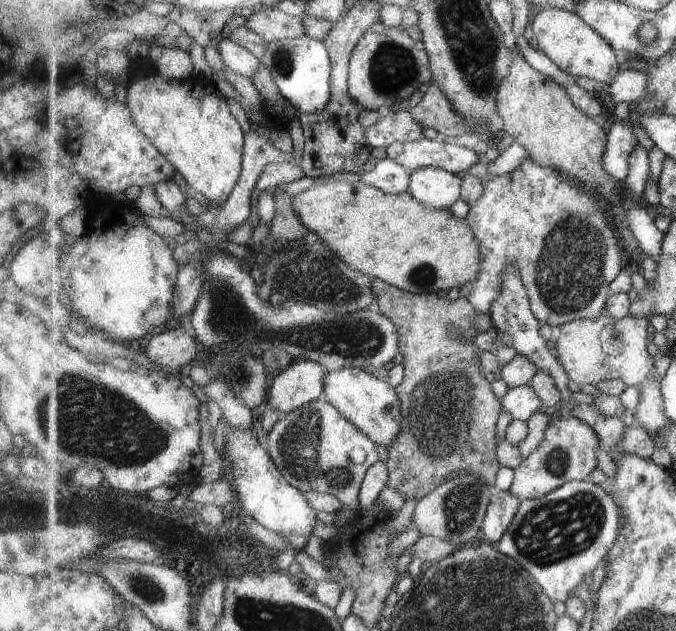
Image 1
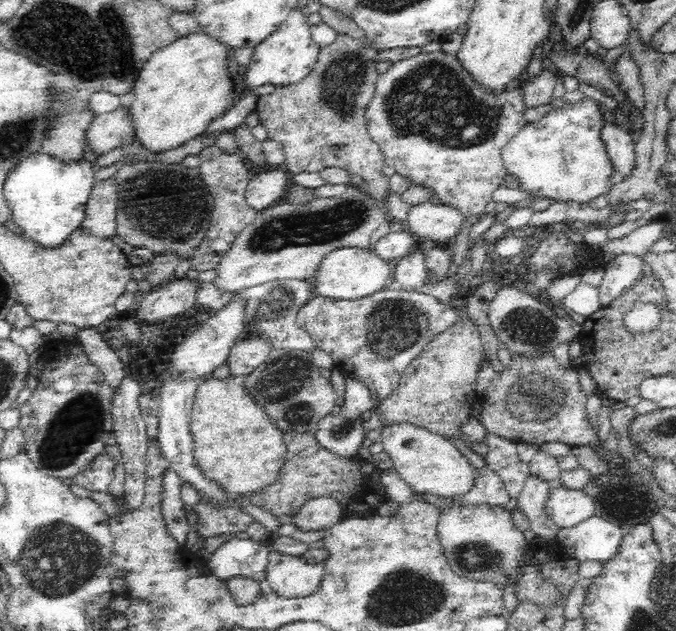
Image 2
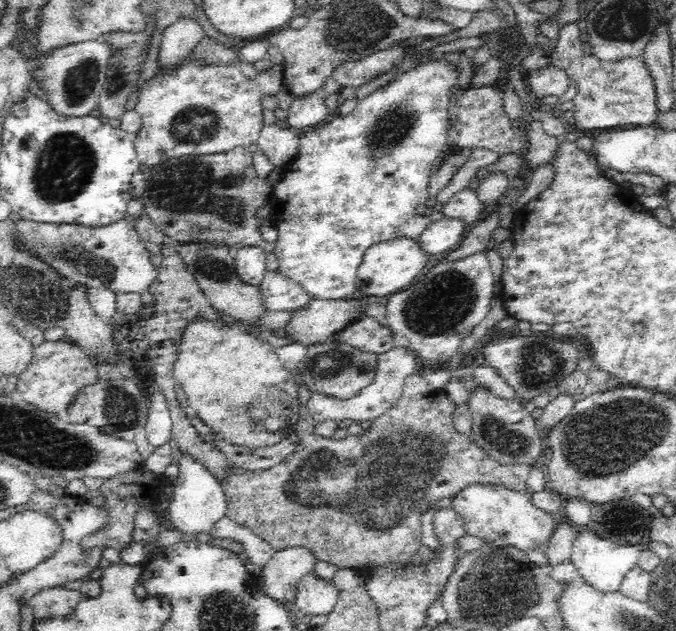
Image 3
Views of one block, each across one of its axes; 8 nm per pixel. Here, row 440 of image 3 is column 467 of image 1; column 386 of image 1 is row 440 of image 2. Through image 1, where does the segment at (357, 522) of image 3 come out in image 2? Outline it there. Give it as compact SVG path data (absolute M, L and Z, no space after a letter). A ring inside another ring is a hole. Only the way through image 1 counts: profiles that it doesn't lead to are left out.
M313 431L304 434L286 432L283 440L286 444L285 461L276 482L270 488L249 496L254 506L269 512L274 518L294 516L308 499L317 496L334 496L342 503L346 517L377 512L378 507L388 500L379 479L383 470L393 467L386 453L374 455L370 460L359 458L348 461L324 451L314 438Z

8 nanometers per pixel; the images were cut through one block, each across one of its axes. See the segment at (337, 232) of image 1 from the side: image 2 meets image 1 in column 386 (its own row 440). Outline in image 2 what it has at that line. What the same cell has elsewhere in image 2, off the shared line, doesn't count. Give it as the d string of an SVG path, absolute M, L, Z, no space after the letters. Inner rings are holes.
M231 375L224 379L208 376L198 386L192 404L191 435L197 469L233 499L270 488L285 461L283 434L252 400L244 385L234 383Z

